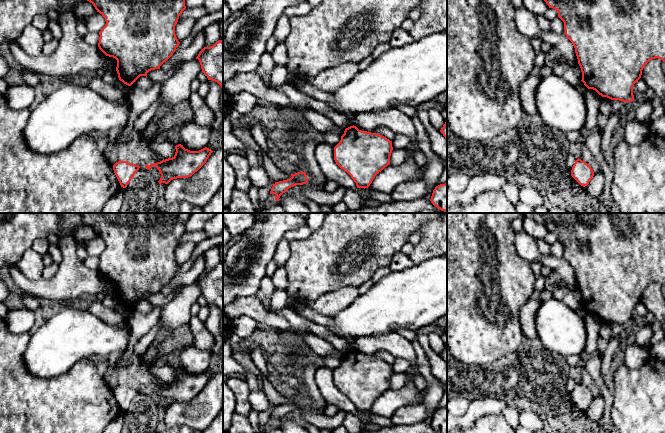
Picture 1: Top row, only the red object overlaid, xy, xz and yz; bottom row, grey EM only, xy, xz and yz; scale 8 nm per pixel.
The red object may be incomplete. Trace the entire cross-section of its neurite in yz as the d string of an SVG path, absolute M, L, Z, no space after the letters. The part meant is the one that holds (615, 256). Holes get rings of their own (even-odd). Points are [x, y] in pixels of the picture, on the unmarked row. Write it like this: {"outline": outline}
{"outline": "M522 213L546 226L549 232L558 236L564 246L566 261L572 266L582 296L582 306L588 313L595 314L602 321L623 326L634 325L633 310L641 302L644 290L652 283L658 282L665 286L665 213Z"}

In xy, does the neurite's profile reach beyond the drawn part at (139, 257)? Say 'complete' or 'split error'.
complete

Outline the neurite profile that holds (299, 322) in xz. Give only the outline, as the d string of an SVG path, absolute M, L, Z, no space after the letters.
M284 308L275 313L283 316L289 322L290 326L293 326L298 330L311 332L325 339L331 343L338 351L346 353L354 349L354 343L348 343L342 337L330 333L325 326L312 322L289 308Z

